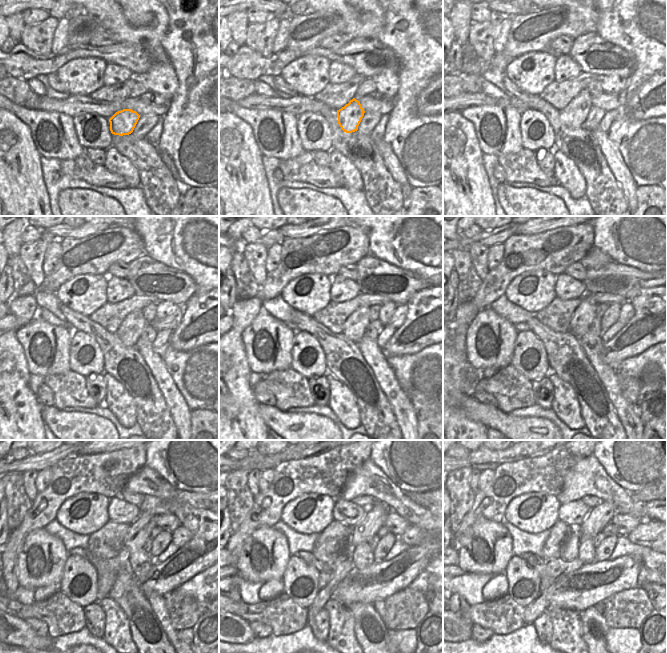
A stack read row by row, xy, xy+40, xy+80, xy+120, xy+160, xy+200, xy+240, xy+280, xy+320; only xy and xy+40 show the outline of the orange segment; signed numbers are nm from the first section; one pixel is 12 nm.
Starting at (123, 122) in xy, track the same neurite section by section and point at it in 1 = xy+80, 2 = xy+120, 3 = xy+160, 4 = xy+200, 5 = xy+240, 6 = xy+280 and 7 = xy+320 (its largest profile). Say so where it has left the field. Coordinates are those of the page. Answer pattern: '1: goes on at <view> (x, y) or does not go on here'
1: goes on at xy+80 (575, 113)
2: goes on at xy+120 (131, 328)
3: goes on at xy+160 (354, 328)
4: goes on at xy+200 (584, 314)
5: goes on at xy+240 (139, 532)
6: goes on at xy+280 (363, 531)
7: goes on at xy+320 (593, 524)

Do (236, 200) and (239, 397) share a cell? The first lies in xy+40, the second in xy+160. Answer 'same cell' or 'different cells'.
same cell

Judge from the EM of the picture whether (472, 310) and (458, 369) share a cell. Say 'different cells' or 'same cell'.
same cell

